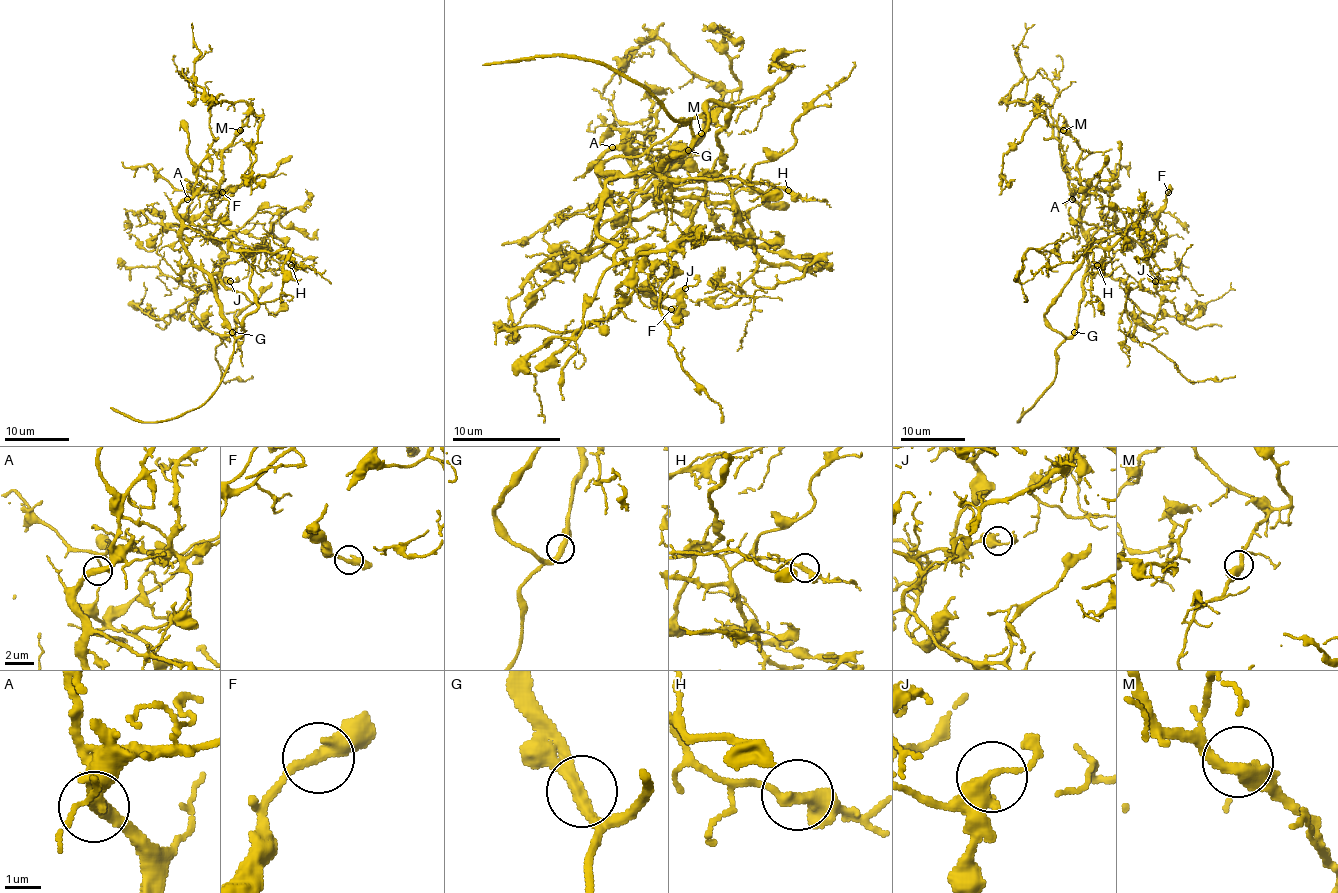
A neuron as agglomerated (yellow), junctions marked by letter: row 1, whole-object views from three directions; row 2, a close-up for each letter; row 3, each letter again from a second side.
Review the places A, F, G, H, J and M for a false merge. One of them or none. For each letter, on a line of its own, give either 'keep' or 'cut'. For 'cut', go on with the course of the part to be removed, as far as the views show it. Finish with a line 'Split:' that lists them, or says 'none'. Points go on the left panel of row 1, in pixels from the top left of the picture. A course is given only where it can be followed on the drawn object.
A: keep
F: keep
G: keep
H: keep
J: keep
M: keep
Split: none

